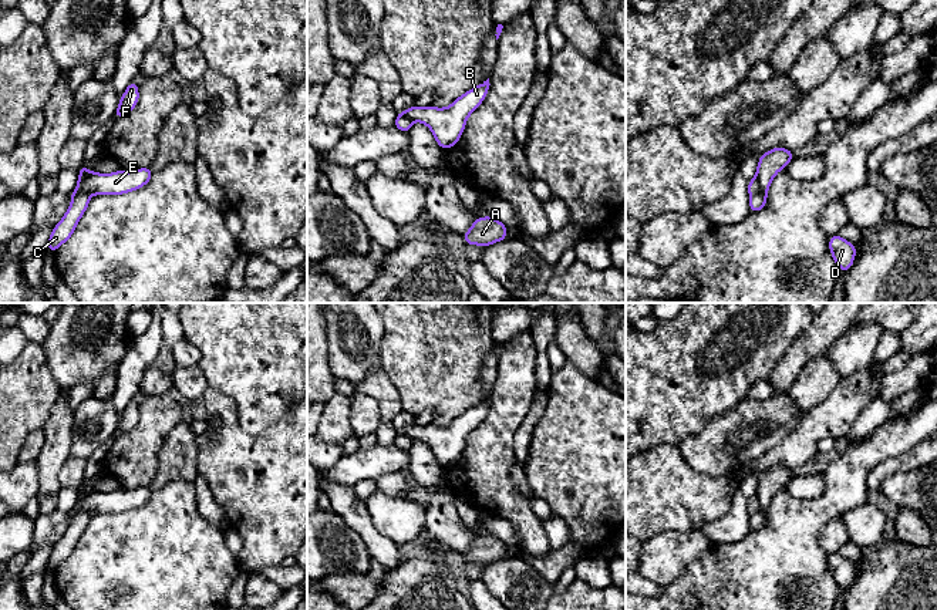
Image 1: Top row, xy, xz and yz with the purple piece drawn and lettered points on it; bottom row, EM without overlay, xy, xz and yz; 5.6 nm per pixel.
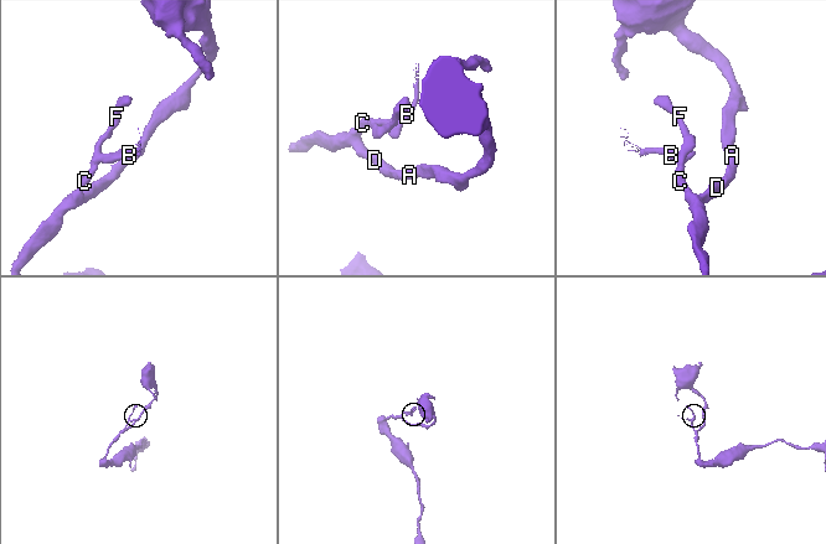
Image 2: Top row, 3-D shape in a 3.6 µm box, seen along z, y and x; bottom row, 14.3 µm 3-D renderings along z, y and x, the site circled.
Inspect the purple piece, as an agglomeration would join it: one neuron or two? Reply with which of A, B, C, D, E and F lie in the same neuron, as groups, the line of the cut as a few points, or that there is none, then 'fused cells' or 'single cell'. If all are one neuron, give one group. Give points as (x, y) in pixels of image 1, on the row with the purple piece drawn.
groups A C D F / B E; cut xy (91, 174), (81, 181), (81, 189), (87, 195); fused cells

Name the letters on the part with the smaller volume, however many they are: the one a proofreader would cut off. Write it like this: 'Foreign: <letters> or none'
Foreign: B, E

